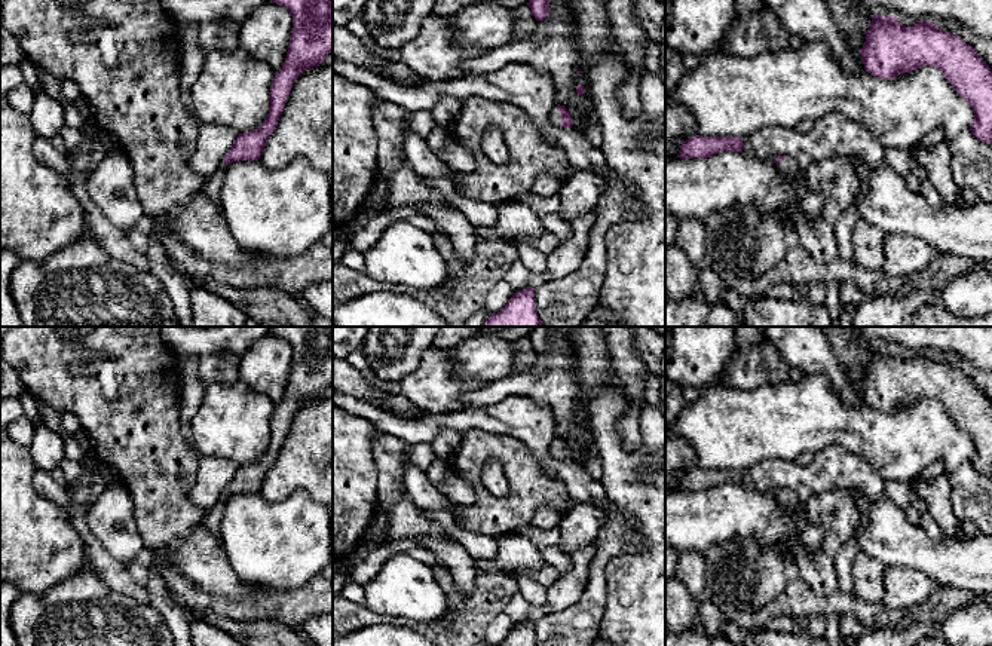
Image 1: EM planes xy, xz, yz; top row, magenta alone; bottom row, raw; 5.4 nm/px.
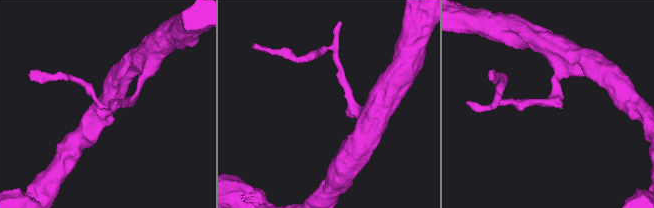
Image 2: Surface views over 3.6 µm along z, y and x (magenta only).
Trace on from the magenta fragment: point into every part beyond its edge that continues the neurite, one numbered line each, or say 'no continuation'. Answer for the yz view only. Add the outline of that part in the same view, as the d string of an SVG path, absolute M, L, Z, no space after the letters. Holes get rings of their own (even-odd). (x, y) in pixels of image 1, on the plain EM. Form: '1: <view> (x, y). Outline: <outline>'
1: yz (789, 501). Outline: M787 489L783 495L777 496L777 500L783 512L793 512L799 506L797 495L790 489Z

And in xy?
1: xy (213, 520). Outline: M221 495L217 505L202 518L202 524L208 529L208 532L211 532L218 538L220 538L220 527L221 527L226 500L227 497Z

